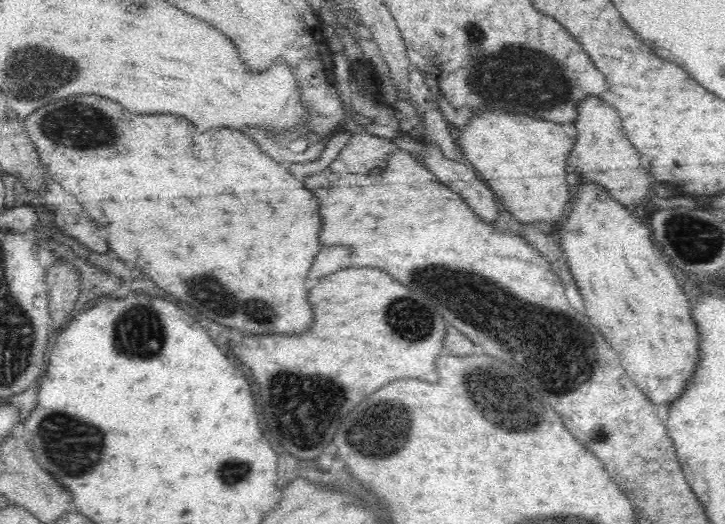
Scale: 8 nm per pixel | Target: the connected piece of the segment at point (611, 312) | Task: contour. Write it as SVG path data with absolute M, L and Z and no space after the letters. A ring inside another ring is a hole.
M582 181L578 194L572 200L574 210L566 216L560 228L558 241L567 258L569 270L580 288L586 314L592 324L606 336L610 346L618 352L624 370L640 386L640 390L654 404L670 404L684 390L692 370L698 362L698 334L692 318L690 295L681 286L681 275L672 268L661 249L653 240L650 226L646 226L632 214L632 208L620 206L620 202L609 196L608 191L596 183ZM634 302L634 318L628 318L628 304Z

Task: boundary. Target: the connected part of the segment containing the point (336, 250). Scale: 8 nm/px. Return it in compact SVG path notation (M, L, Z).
M324 246L312 264L310 276L304 282L304 284L308 284L308 290L314 288L325 276L344 268L342 260L348 257L350 257L350 247L348 246Z

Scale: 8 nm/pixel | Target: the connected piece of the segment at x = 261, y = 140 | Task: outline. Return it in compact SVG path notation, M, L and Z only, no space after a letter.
M296 126L288 132L280 132L276 136L268 136L263 128L248 128L248 136L252 136L266 154L270 154L276 162L314 162L322 156L326 144L330 142L332 135L324 135L320 138L318 133L310 131L306 126Z

